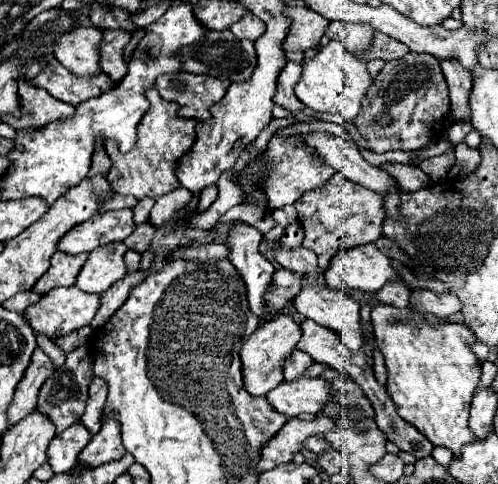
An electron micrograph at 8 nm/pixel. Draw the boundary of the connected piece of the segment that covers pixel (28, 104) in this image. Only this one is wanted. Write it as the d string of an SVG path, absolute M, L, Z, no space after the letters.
M20 80L18 92L20 92L20 102L22 102L22 116L20 118L2 116L2 120L14 126L16 130L28 130L28 128L38 130L38 128L48 126L48 122L68 120L76 112L72 104L56 100L44 88L36 88L24 80Z

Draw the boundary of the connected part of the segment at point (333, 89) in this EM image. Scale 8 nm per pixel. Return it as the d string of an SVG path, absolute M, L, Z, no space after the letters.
M330 40L312 60L304 62L302 68L302 76L294 90L304 106L318 114L340 114L344 122L352 122L358 116L362 98L372 86L372 76L364 60L350 54L340 40Z

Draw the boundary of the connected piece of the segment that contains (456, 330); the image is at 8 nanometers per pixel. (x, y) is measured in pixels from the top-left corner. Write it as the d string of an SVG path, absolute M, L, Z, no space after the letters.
M386 304L372 308L372 324L376 348L384 354L388 368L386 390L398 404L398 414L434 446L460 450L466 442L474 442L476 436L468 428L468 410L482 368L470 348L474 336L464 338L474 333L464 324L442 324L432 328L424 322L422 314L418 316L408 308Z

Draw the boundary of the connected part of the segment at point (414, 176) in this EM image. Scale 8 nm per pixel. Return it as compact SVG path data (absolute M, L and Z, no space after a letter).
M388 164L380 168L398 180L398 186L402 192L414 192L430 184L430 178L418 166L412 166L412 164L392 164L392 166Z

